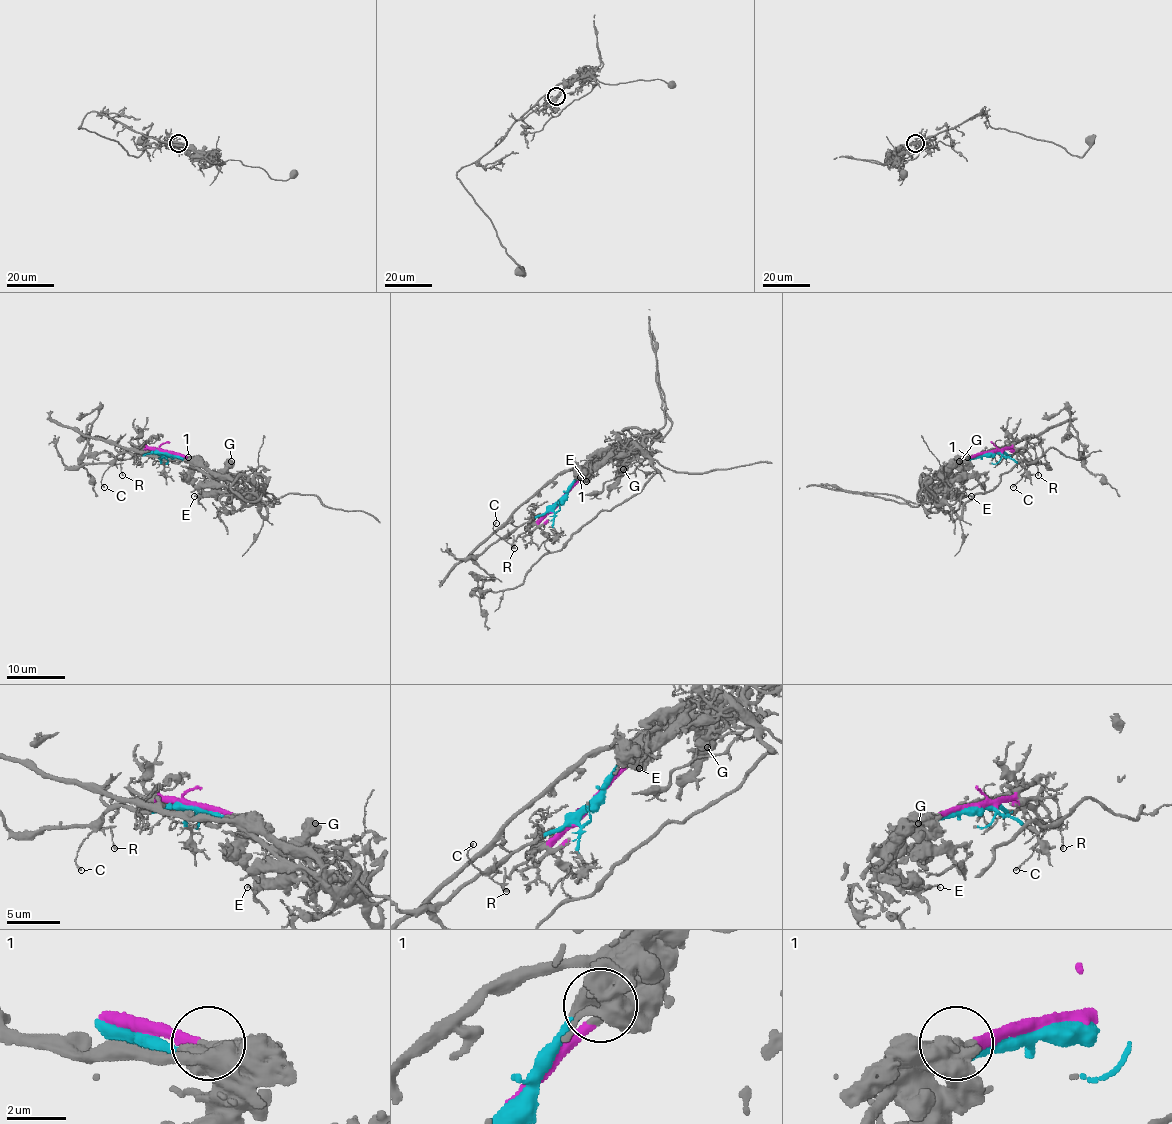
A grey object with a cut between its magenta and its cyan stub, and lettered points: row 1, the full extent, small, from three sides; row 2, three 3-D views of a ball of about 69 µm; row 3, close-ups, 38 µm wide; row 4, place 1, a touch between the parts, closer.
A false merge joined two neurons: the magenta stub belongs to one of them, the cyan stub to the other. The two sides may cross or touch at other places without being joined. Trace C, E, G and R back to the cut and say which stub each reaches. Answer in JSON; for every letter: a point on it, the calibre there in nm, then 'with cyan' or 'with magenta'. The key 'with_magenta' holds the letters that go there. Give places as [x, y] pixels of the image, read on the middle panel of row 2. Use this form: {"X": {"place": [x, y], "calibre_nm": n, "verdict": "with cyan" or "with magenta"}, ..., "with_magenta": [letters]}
{"C": {"place": [496, 523], "calibre_nm": 120, "verdict": "with cyan"}, "E": {"place": [586, 481], "calibre_nm": 120, "verdict": "with magenta"}, "G": {"place": [623, 469], "calibre_nm": 360, "verdict": "with magenta"}, "R": {"place": [514, 548], "calibre_nm": 110, "verdict": "with cyan"}, "with_magenta": ["E", "G"]}

